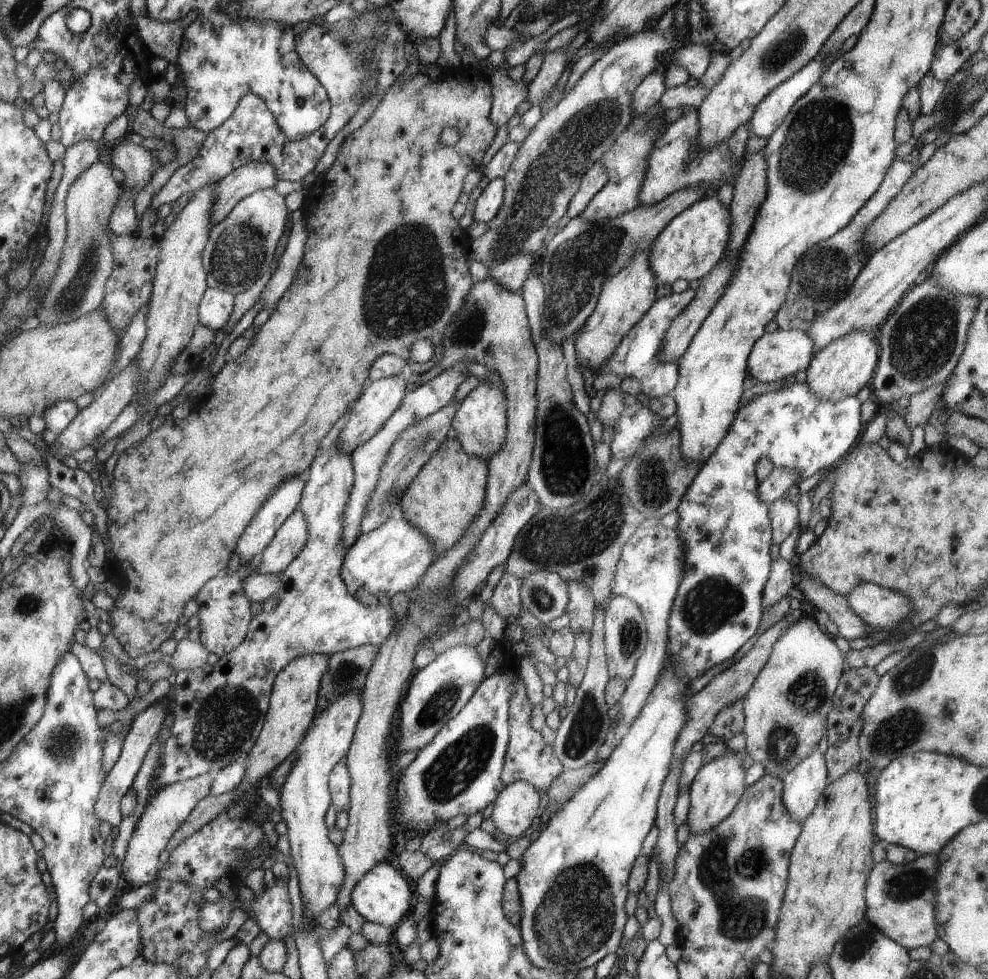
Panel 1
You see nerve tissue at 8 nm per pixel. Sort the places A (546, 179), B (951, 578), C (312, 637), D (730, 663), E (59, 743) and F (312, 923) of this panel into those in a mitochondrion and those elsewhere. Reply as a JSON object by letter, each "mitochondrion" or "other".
{"A":"mitochondrion","B":"other","C":"other","D":"other","E":"mitochondrion","F":"other"}

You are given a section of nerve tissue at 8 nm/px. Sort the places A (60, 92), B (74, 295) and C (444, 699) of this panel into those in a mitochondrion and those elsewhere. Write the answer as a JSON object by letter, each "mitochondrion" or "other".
{"A":"other","B":"mitochondrion","C":"mitochondrion"}

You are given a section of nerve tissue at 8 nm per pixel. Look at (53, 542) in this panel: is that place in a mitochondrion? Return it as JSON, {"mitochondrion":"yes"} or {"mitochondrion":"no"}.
{"mitochondrion":"no"}

